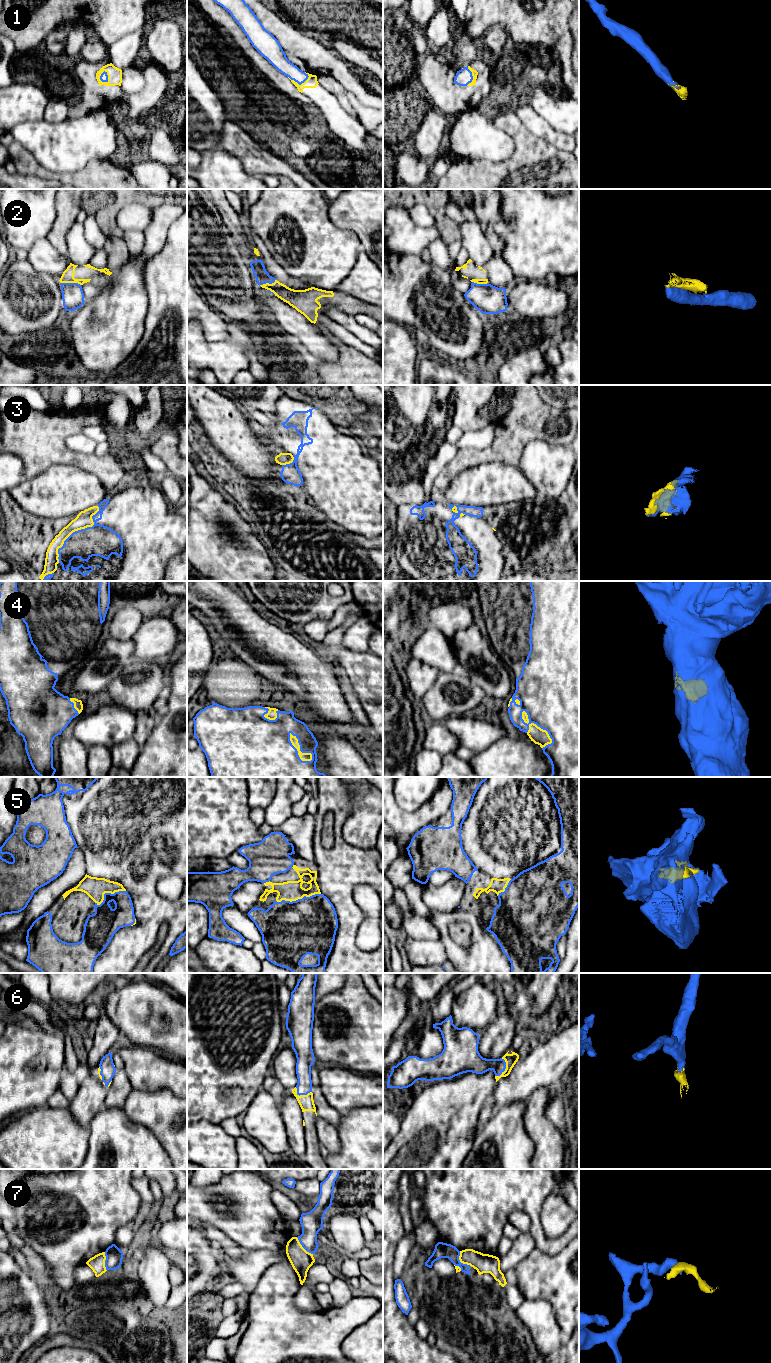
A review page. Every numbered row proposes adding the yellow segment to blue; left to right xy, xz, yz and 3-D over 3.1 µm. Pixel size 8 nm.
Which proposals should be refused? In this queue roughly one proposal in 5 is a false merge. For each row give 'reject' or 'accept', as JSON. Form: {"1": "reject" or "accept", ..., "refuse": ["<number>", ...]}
{"1": "accept", "2": "reject", "3": "accept", "4": "accept", "5": "accept", "6": "accept", "7": "reject", "refuse": ["2", "7"]}

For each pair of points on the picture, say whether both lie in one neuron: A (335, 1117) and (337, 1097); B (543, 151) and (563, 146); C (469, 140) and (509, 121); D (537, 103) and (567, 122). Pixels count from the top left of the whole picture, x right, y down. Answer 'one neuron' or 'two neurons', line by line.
A: two neurons
B: two neurons
C: two neurons
D: one neuron

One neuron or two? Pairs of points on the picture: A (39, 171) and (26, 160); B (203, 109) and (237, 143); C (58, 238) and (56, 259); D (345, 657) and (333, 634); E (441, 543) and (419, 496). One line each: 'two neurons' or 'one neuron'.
A: one neuron
B: two neurons
C: two neurons
D: two neurons
E: two neurons

